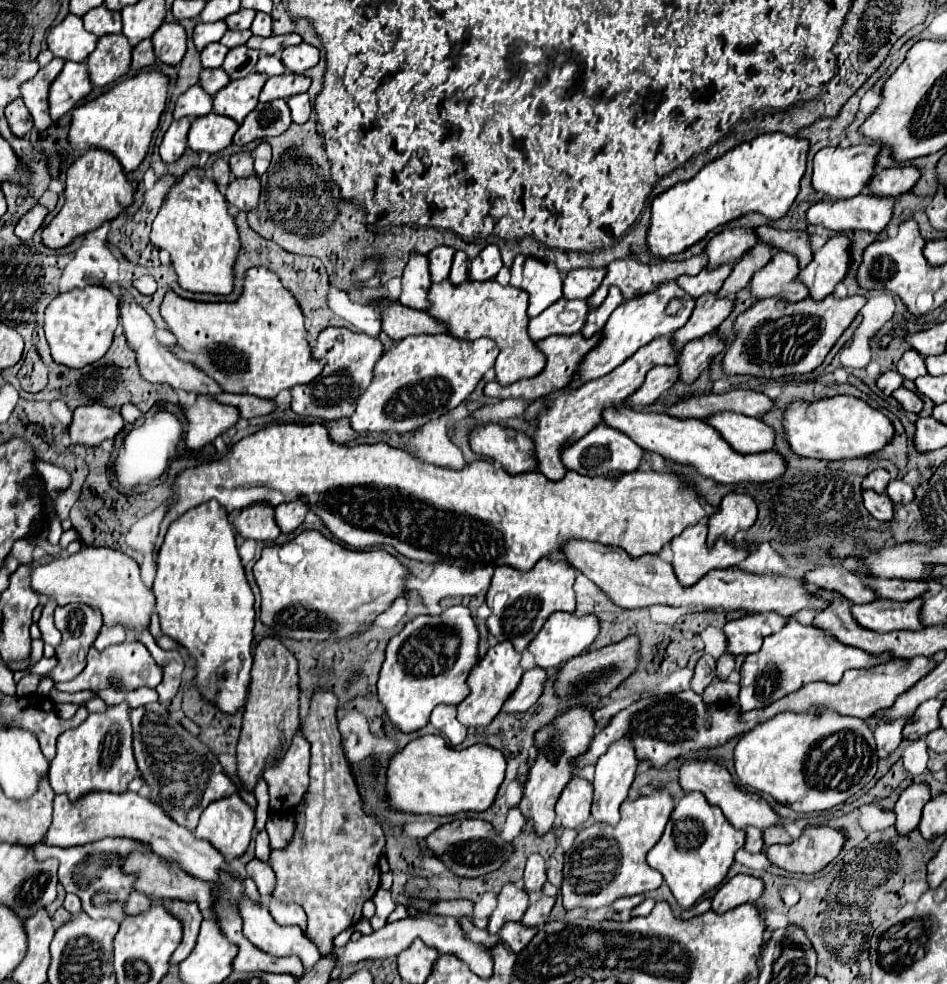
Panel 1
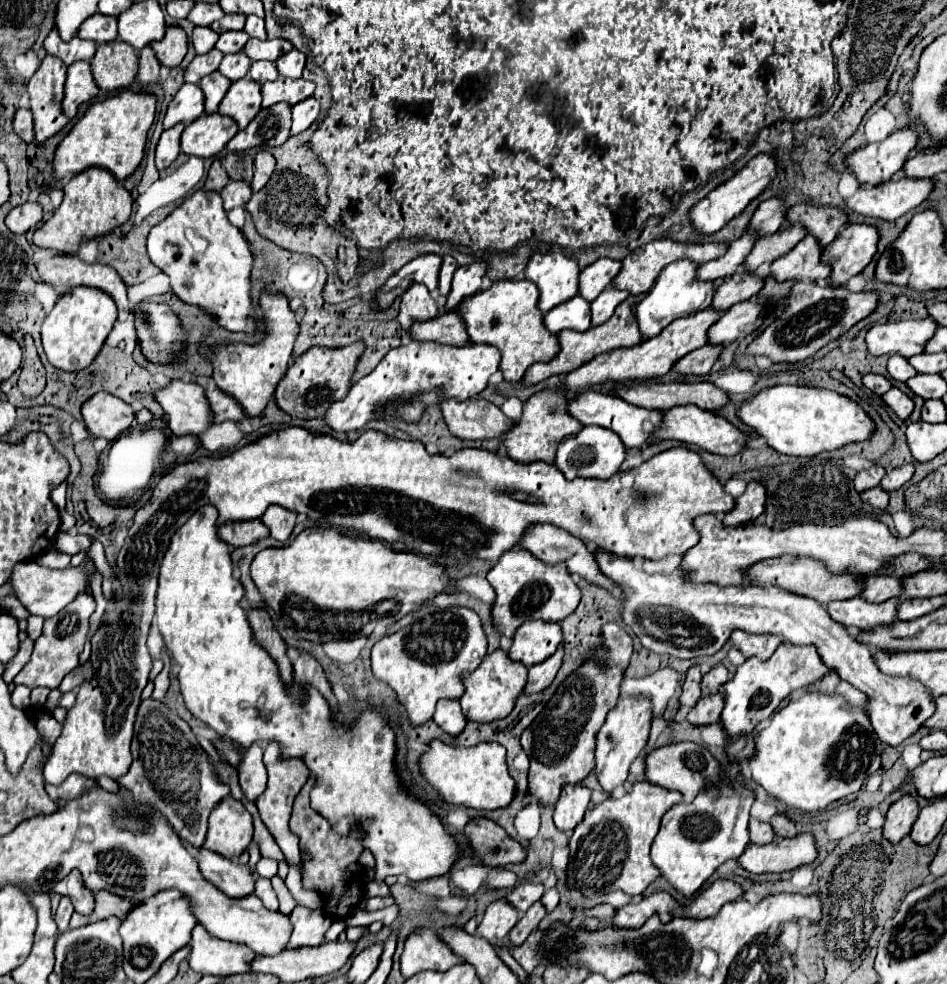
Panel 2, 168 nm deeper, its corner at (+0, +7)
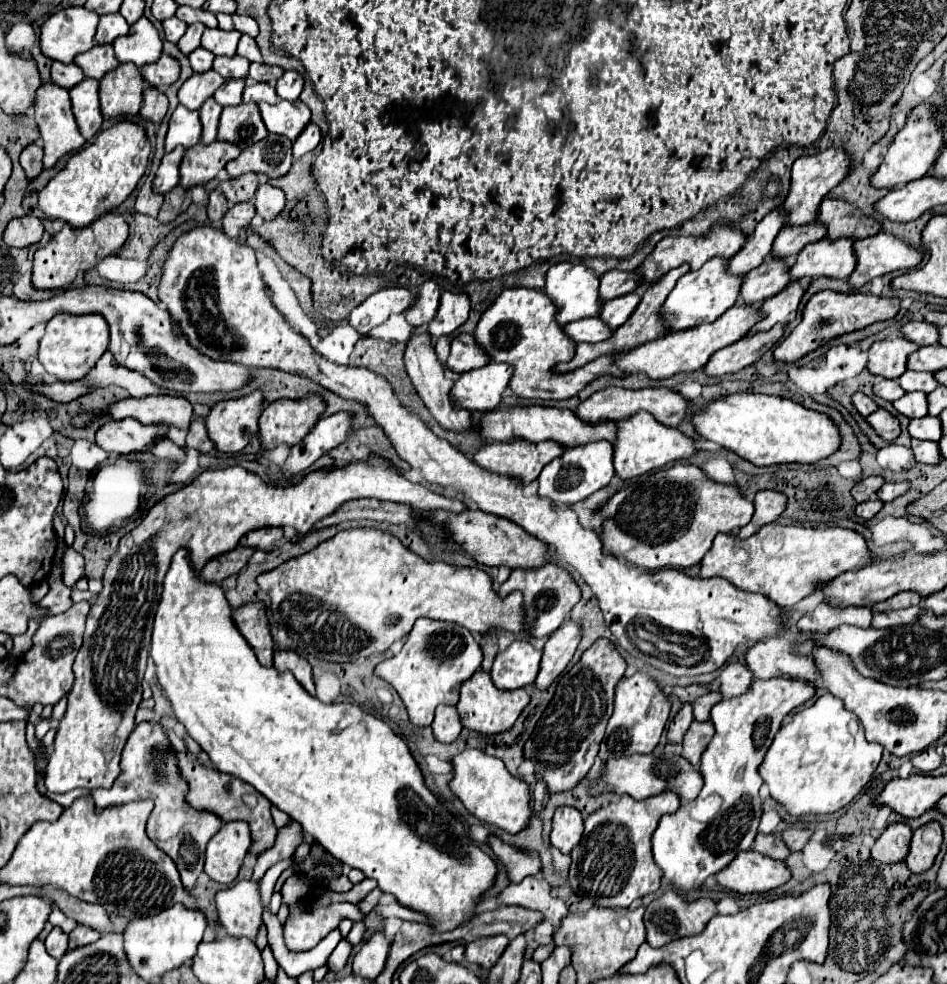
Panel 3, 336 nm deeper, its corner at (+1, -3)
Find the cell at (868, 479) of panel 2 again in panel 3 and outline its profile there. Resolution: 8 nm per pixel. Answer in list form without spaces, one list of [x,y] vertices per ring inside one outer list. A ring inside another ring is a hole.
[[[865,477],[859,483],[855,483],[855,487],[851,489],[851,495],[857,503],[863,503],[867,499],[873,499],[883,483],[885,483],[883,477]]]

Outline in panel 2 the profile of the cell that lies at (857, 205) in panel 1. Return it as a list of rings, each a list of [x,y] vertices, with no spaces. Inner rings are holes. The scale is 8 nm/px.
[[[896,175],[876,187],[860,187],[850,199],[844,199],[844,209],[866,217],[896,221],[906,211],[918,207],[930,191],[930,179],[908,179]]]

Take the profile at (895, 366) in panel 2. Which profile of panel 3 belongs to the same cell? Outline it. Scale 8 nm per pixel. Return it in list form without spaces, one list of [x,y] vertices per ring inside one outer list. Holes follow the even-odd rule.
[[[881,379],[873,385],[873,395],[875,397],[881,397],[885,401],[897,401],[899,397],[903,397],[903,389],[899,387],[899,383],[895,379]]]

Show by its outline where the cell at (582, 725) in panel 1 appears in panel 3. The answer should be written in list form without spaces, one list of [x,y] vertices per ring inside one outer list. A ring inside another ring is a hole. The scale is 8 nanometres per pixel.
[[[599,639],[559,679],[555,697],[525,745],[525,757],[535,763],[535,775],[545,779],[549,793],[573,789],[591,769],[611,717],[615,685],[625,675],[625,669],[627,663],[617,647],[609,639]]]

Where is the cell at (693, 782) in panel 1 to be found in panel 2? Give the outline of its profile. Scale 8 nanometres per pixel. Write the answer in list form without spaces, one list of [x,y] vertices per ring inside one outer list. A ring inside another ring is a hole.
[[[672,743],[652,751],[646,757],[646,779],[654,785],[676,789],[684,795],[684,803],[692,803],[692,799],[704,789],[720,789],[722,785],[730,785],[728,775],[722,765],[712,757],[712,753],[704,745],[696,743]]]

